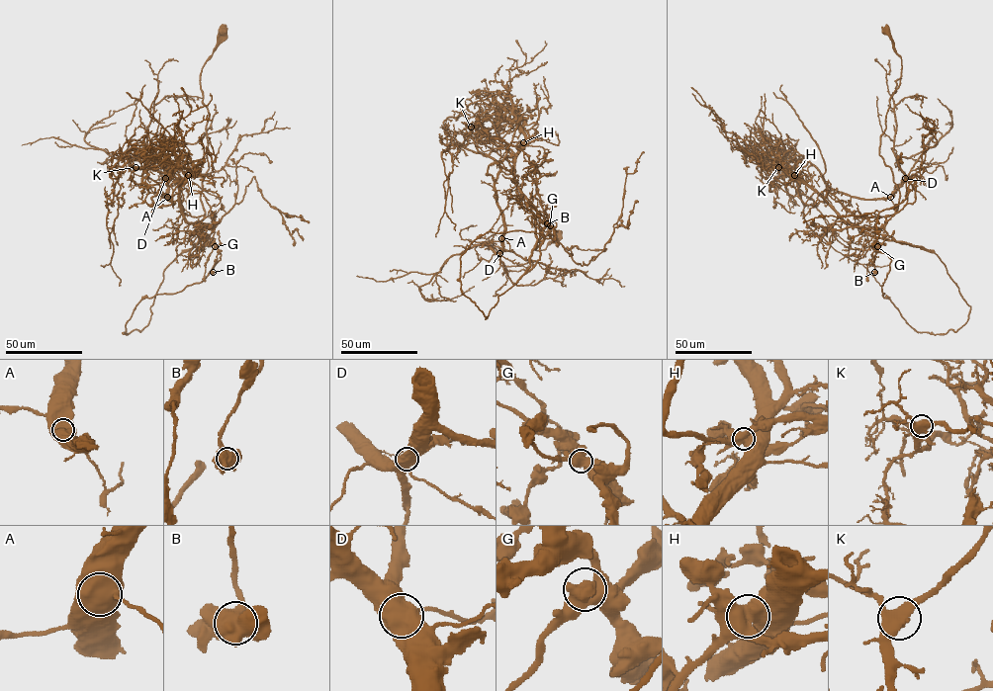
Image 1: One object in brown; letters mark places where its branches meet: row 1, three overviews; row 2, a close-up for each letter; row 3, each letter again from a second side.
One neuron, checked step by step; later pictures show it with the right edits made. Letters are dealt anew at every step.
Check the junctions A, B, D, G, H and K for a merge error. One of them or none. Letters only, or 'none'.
H

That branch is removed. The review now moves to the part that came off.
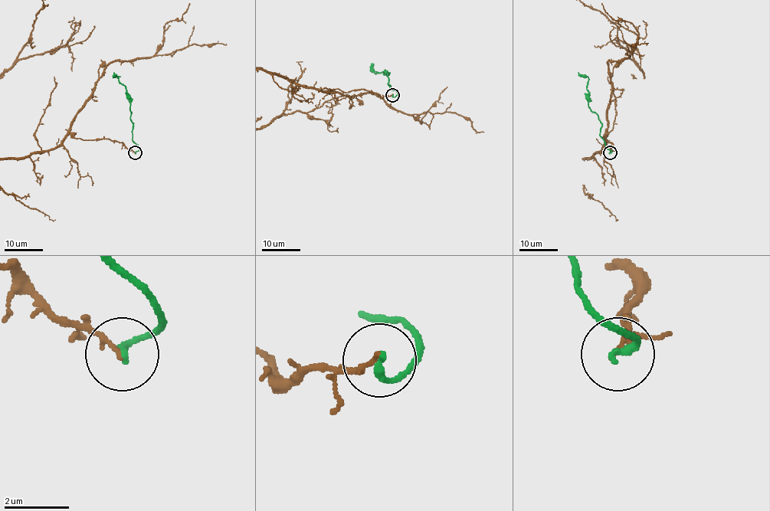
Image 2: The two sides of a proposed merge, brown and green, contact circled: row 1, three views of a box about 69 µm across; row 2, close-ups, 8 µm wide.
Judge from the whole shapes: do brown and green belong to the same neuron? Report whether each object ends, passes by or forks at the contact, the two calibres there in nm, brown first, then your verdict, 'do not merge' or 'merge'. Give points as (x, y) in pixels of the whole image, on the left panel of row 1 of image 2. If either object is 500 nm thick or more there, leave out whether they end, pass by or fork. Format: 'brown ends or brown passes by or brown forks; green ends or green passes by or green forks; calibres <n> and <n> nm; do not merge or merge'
brown ends; green ends; calibres 180 and 240 nm; do not merge

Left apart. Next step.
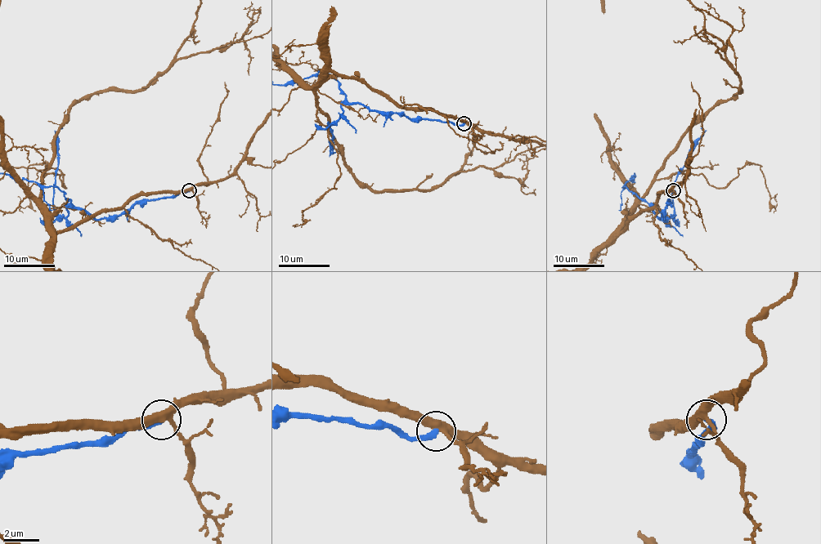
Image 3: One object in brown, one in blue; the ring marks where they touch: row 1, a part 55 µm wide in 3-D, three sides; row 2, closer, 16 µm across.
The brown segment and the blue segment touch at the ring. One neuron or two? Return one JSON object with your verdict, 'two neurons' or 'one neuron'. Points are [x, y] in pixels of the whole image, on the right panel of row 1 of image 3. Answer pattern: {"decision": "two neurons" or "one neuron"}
{"decision": "two neurons"}

